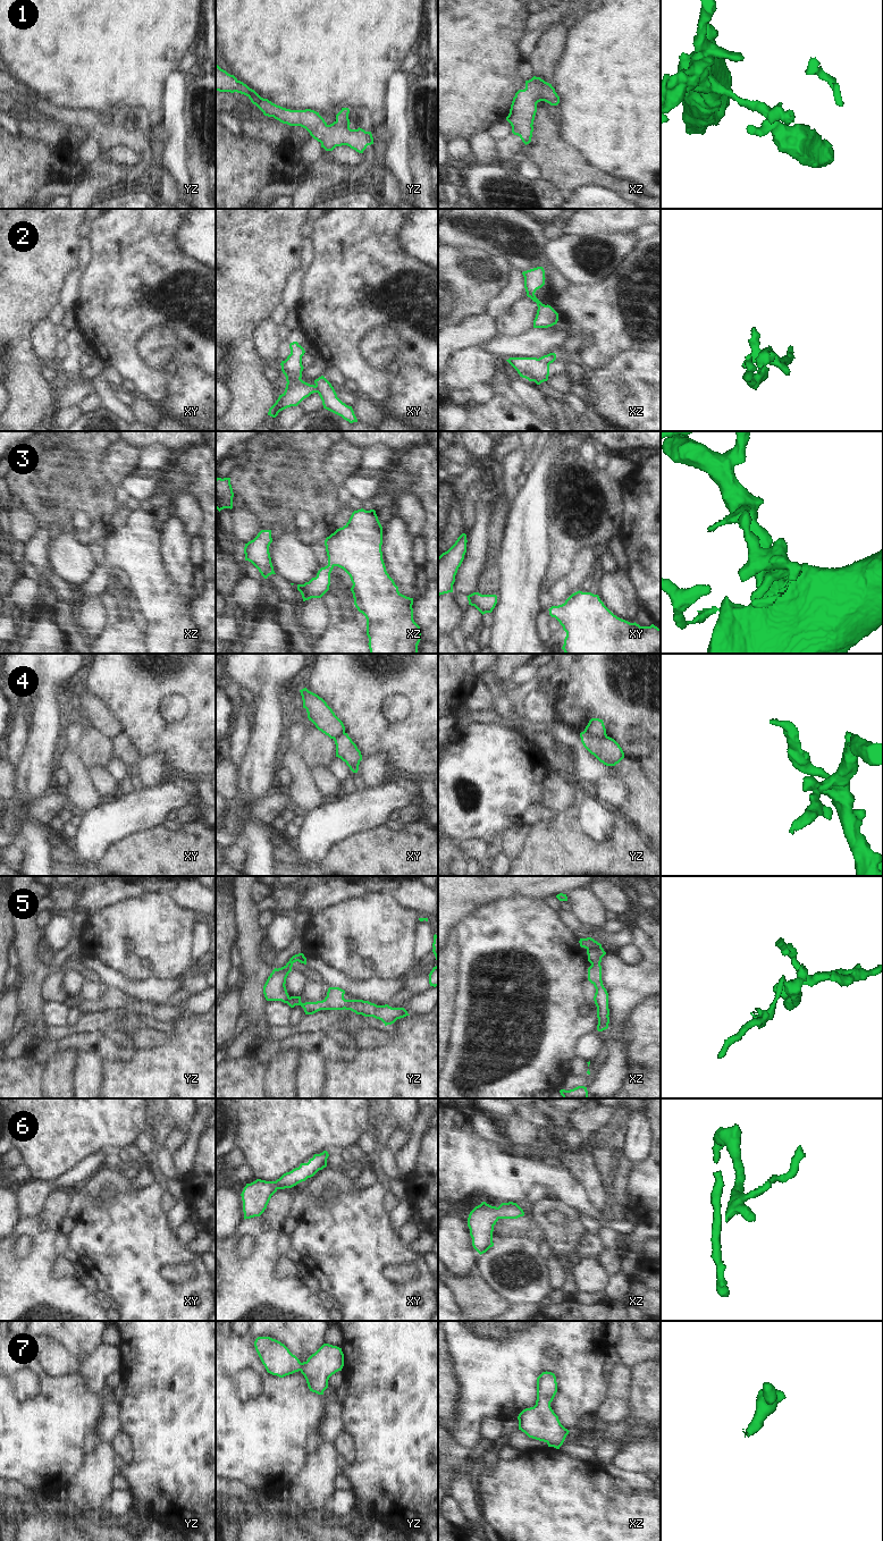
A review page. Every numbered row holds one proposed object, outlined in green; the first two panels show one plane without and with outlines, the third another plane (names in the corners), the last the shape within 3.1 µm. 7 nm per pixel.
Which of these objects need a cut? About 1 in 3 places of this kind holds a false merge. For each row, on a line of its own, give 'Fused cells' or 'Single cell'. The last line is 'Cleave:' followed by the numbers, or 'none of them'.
1: Single cell
2: Fused cells
3: Single cell
4: Fused cells
5: Fused cells
6: Single cell
7: Single cell
Cleave: 2, 4, 5

